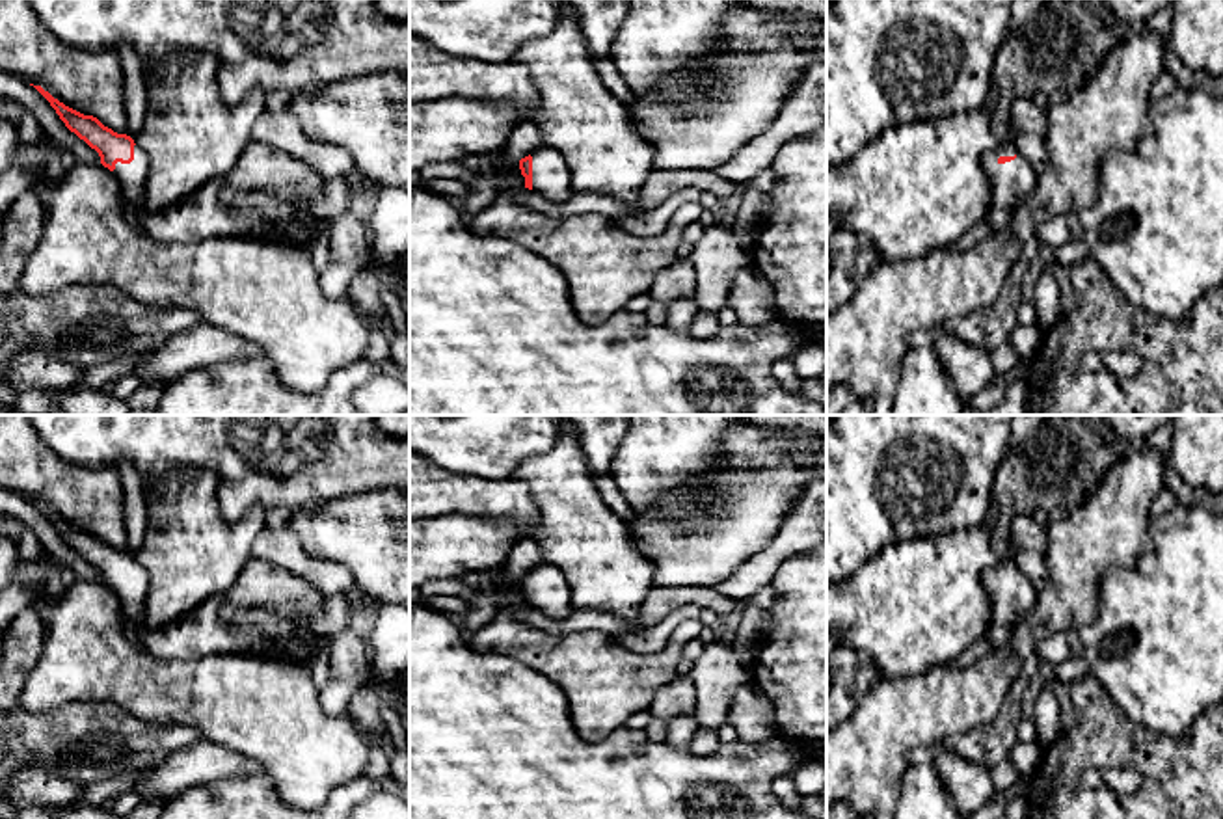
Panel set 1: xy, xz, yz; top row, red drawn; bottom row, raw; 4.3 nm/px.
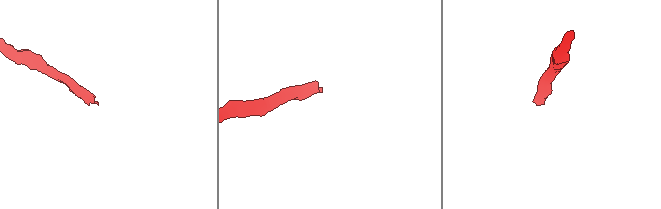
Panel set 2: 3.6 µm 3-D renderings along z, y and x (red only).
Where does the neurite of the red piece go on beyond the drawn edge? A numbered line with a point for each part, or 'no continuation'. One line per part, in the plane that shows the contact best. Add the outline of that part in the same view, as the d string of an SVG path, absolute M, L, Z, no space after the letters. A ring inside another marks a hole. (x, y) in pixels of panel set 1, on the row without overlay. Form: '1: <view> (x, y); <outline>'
1: yz (1013, 598); M1015 560L987 570L983 586L990 599L987 638L998 650L1009 644L1016 622L1033 609L1037 592Z

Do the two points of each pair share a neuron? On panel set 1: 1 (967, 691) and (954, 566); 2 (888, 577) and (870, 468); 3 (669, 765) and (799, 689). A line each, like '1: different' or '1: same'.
1: different
2: different
3: different

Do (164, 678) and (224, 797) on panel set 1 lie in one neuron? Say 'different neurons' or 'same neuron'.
different neurons

